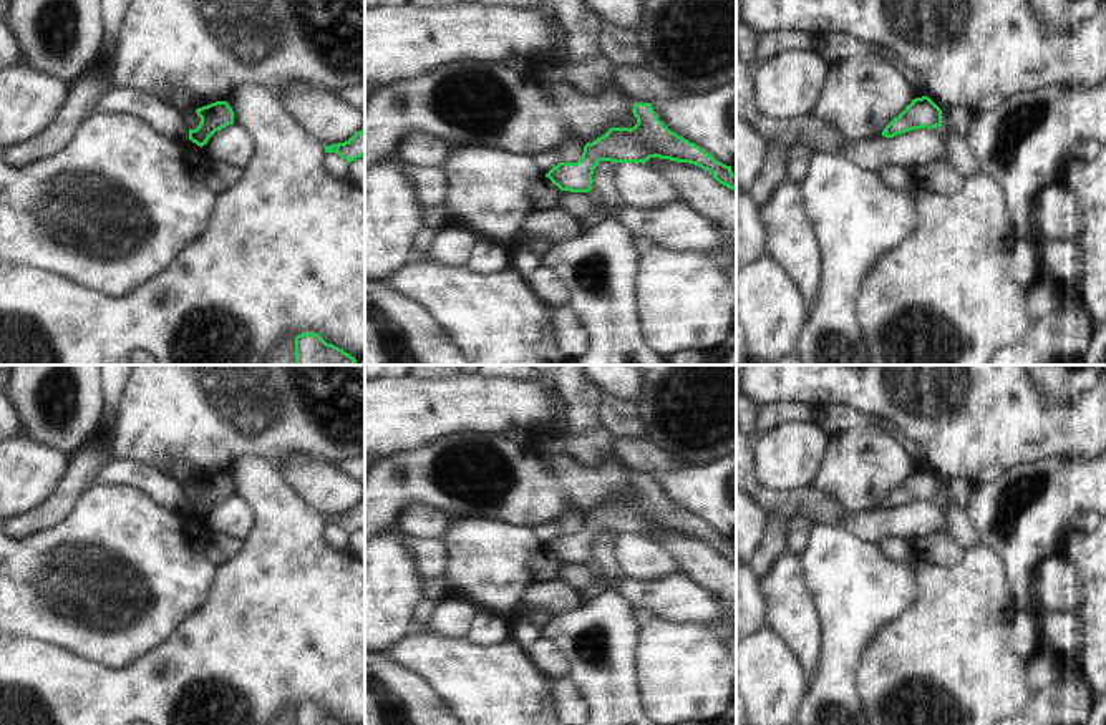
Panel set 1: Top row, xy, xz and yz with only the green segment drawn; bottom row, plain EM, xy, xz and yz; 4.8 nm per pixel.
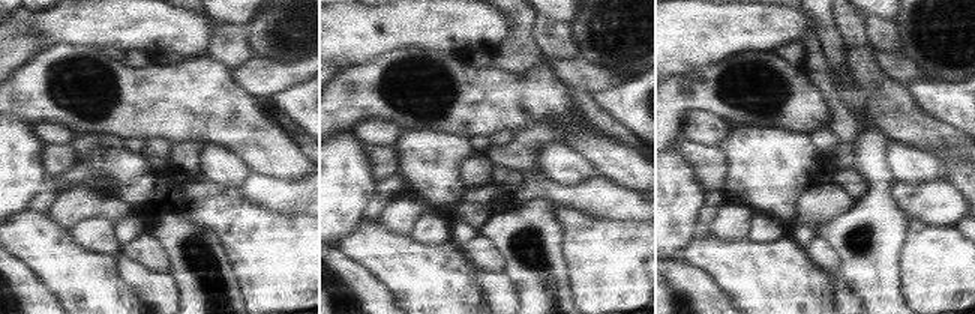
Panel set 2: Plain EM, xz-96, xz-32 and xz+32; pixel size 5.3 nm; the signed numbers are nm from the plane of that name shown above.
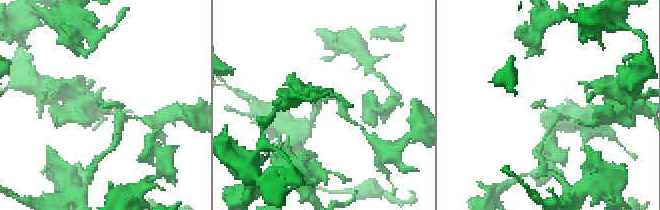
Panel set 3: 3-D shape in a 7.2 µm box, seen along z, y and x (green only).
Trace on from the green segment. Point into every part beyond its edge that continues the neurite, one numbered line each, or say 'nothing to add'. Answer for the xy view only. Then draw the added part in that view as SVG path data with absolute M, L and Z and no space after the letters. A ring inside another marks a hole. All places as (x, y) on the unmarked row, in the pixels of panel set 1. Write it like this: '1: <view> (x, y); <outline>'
nothing to add

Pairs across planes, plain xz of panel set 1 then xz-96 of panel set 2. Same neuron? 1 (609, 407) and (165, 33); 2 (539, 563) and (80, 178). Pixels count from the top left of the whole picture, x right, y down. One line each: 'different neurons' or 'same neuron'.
1: different neurons
2: same neuron

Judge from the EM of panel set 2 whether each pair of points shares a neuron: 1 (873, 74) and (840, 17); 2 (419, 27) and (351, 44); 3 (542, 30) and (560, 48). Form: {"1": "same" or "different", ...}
{"1": "same", "2": "same", "3": "same"}

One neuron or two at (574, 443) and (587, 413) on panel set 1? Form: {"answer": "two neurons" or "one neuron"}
{"answer": "one neuron"}

